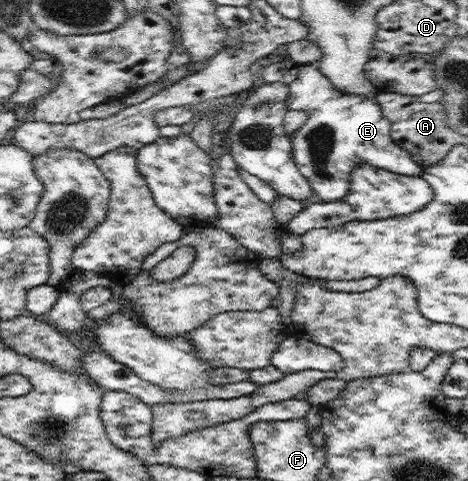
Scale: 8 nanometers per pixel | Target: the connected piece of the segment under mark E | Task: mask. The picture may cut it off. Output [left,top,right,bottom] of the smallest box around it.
[288,65,423,202]

